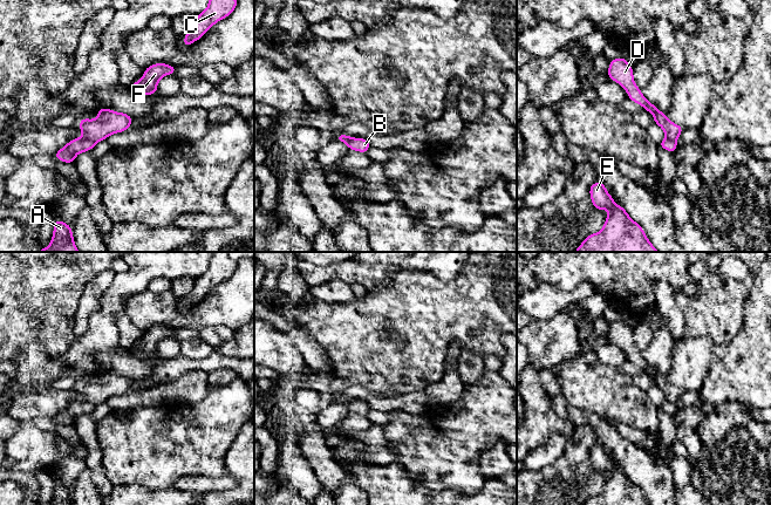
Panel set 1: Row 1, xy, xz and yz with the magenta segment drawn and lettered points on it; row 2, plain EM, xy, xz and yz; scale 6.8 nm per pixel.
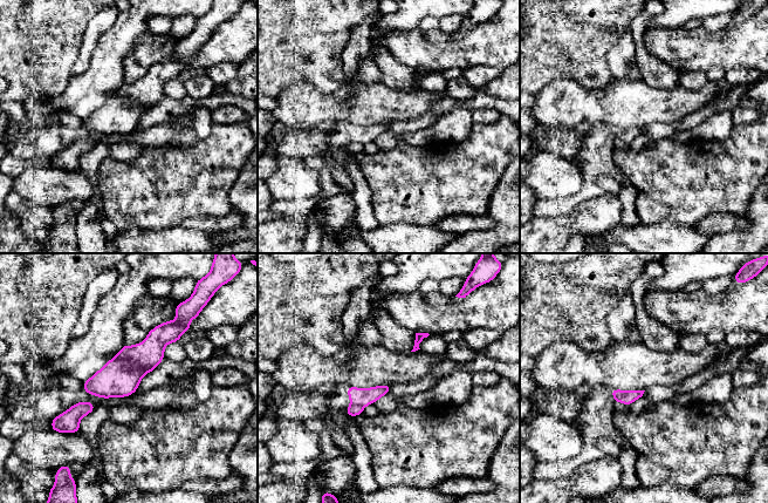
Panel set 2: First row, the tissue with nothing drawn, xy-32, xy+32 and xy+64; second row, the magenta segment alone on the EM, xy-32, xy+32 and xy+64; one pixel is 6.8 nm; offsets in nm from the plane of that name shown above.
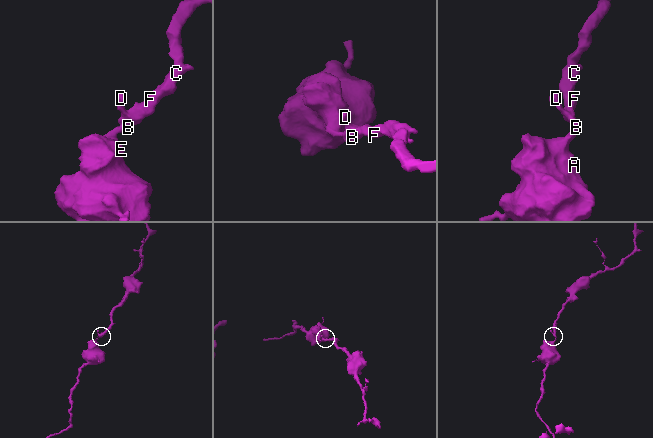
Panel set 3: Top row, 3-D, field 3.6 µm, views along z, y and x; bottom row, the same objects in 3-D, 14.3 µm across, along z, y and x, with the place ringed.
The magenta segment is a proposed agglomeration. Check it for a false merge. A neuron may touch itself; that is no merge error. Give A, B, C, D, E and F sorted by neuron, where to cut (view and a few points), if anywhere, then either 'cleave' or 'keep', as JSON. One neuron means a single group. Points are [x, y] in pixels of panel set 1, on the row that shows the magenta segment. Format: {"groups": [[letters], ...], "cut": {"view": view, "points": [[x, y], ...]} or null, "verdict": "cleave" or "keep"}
{"groups": [["A", "E"], ["B", "C", "D", "F"]], "cut": {"view": "xy", "points": [[83, 136], [95, 142]]}, "verdict": "cleave"}

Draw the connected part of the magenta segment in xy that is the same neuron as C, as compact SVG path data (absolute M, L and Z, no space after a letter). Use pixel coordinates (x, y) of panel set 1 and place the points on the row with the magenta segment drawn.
M209 0L207 8L196 16L191 30L184 35L183 47L203 37L216 22L227 18L237 7L238 0Z

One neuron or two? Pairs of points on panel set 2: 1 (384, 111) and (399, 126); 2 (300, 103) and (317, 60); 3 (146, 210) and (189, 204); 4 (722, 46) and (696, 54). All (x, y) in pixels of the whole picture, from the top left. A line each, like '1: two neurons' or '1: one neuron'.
1: two neurons
2: two neurons
3: one neuron
4: one neuron

